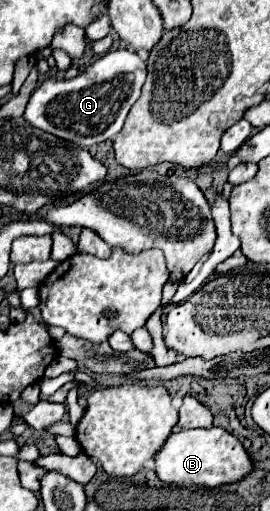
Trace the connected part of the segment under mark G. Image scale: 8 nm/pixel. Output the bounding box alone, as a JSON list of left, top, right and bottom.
[24,49,146,147]

